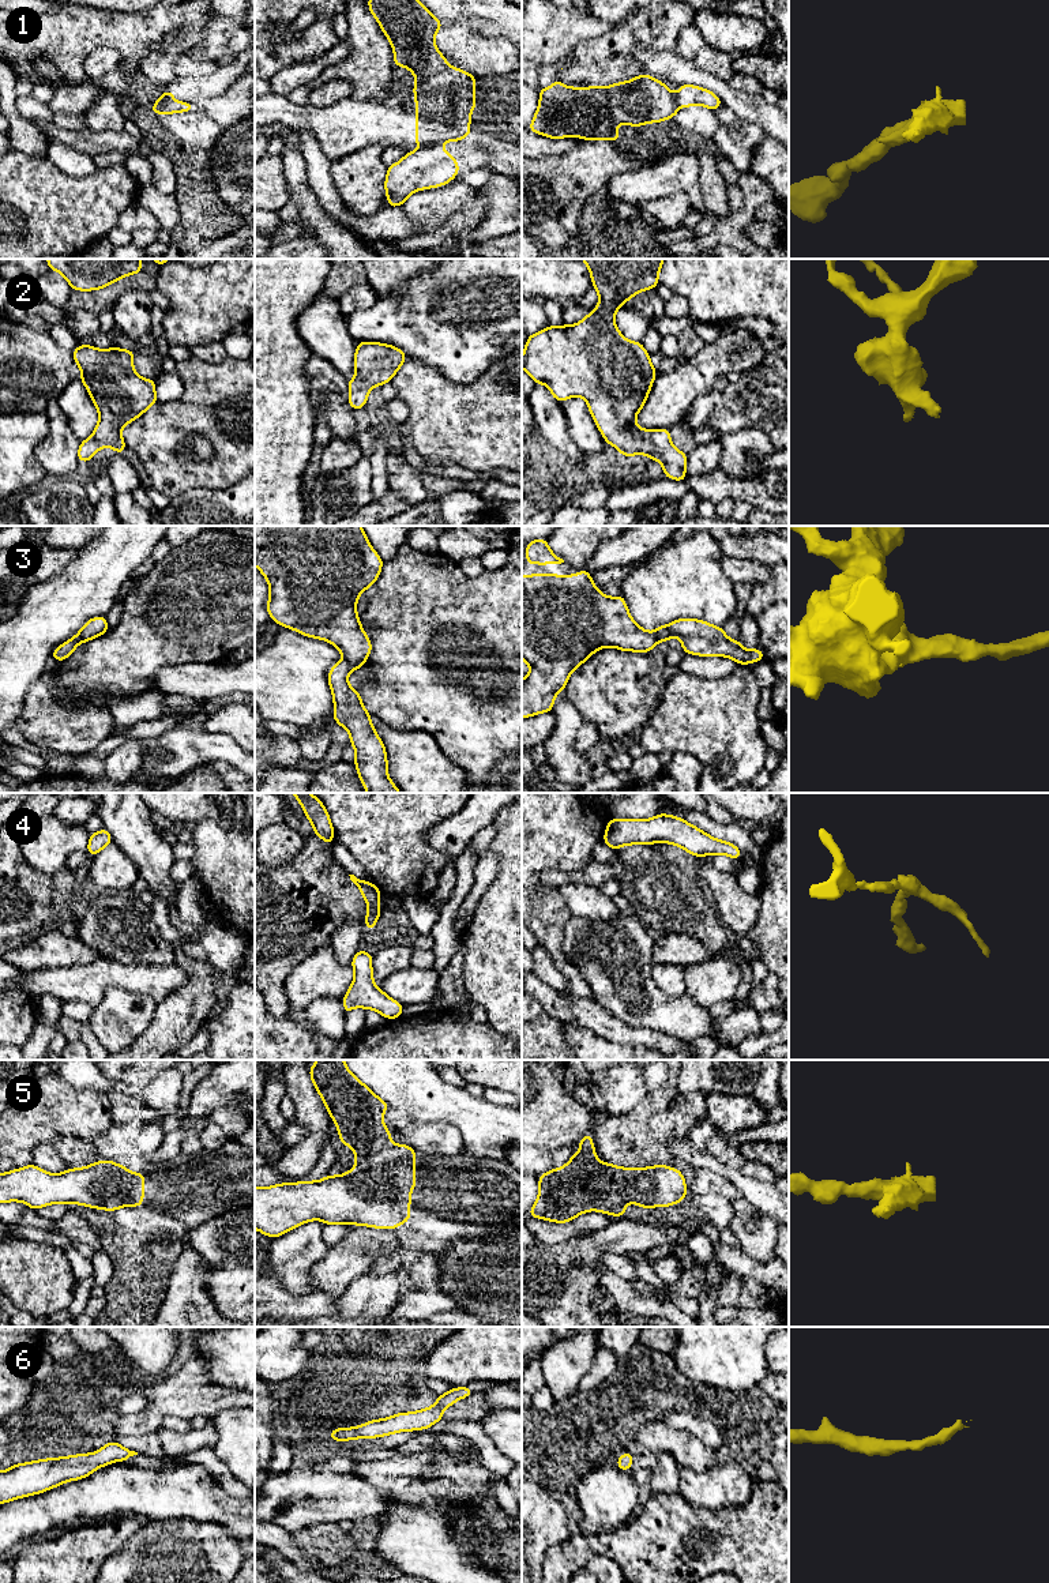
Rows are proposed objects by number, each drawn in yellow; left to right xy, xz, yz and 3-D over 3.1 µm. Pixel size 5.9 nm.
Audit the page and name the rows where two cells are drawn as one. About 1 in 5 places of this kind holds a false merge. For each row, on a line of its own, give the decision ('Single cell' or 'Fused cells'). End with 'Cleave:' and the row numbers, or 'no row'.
1: Fused cells
2: Single cell
3: Single cell
4: Single cell
5: Single cell
6: Single cell
Cleave: 1

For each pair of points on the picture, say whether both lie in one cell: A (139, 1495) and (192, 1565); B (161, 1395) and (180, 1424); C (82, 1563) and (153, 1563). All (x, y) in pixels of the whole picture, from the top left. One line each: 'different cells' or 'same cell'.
A: different cells
B: different cells
C: different cells

